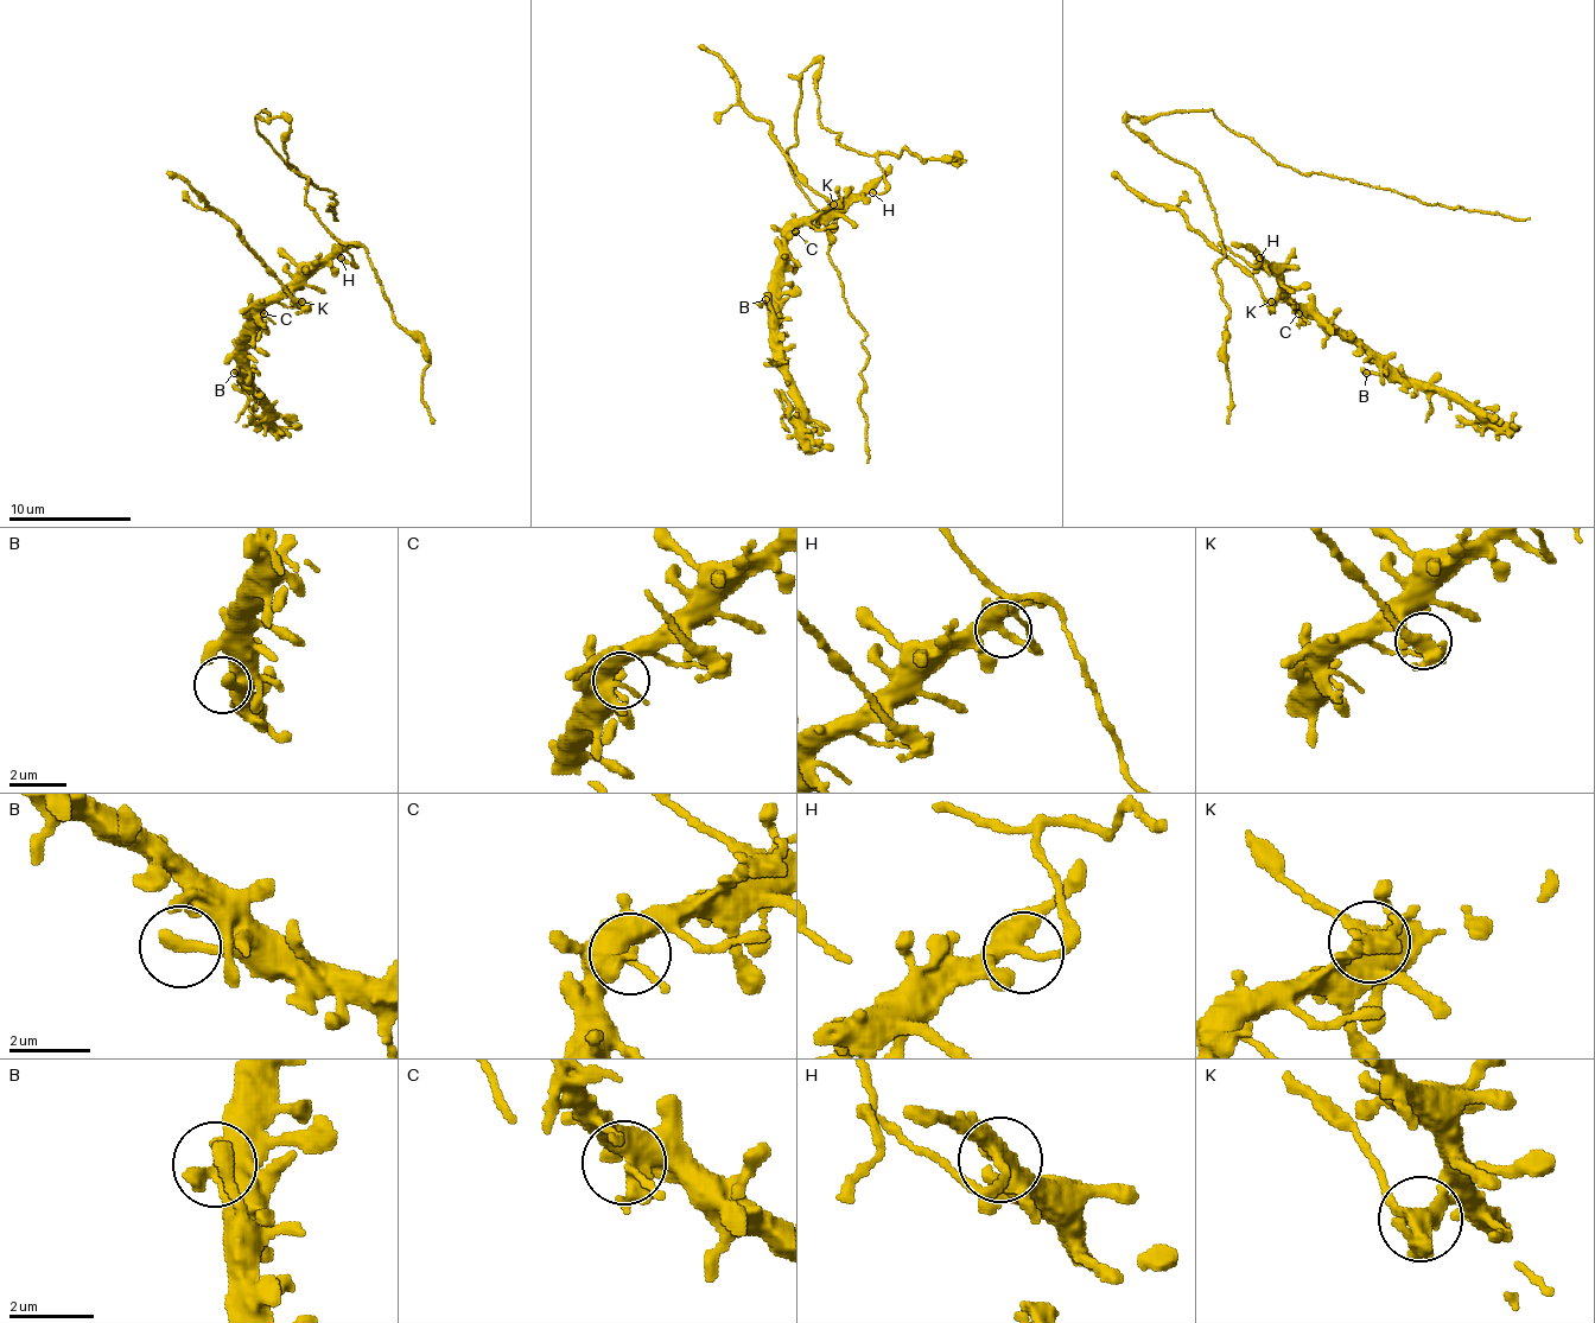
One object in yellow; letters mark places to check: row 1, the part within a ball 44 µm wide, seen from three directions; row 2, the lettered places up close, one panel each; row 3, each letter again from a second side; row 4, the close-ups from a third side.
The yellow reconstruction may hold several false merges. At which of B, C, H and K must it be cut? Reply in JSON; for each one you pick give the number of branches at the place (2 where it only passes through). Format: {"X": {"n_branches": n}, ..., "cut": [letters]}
{"H": {"n_branches": 3}, "K": {"n_branches": 3}, "cut": ["H", "K"]}

